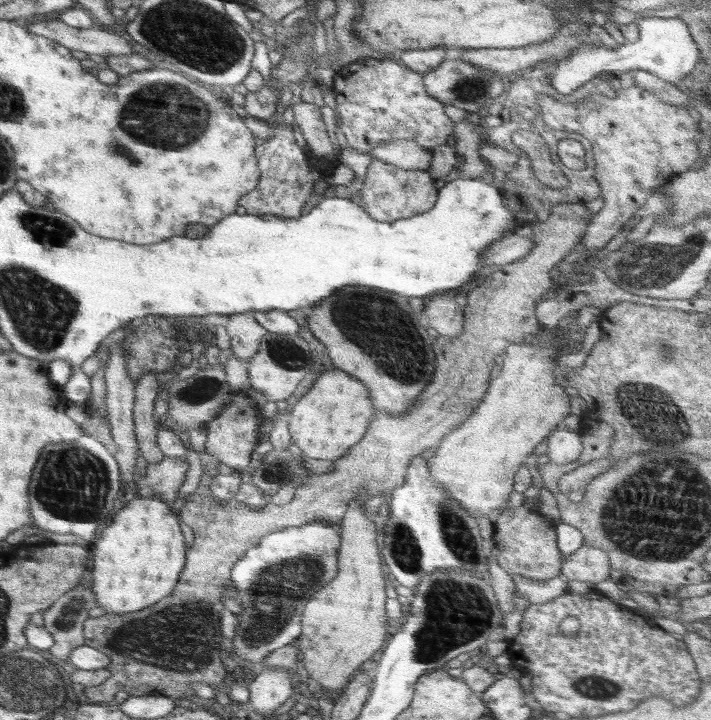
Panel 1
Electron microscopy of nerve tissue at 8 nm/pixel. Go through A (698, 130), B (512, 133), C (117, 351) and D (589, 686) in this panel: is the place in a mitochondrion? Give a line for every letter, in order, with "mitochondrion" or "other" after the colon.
A: other
B: other
C: other
D: mitochondrion

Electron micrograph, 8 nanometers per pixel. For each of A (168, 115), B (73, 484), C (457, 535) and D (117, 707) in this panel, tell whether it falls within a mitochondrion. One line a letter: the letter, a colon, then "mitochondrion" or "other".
A: mitochondrion
B: mitochondrion
C: mitochondrion
D: other

